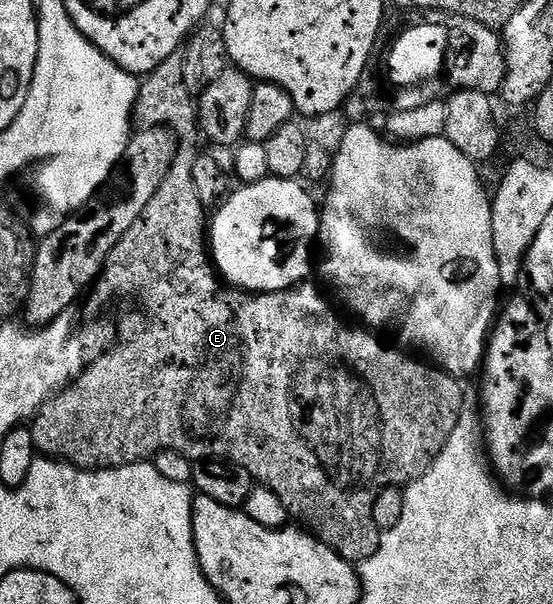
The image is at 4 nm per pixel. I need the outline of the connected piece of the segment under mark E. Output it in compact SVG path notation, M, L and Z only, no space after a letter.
M183 52L173 53L139 82L134 117L144 127L162 125L171 129L176 134L180 146L177 148L168 177L162 183L162 187L158 187L158 195L154 195L154 199L146 203L146 211L142 211L142 215L134 219L134 227L130 227L130 231L126 231L126 235L118 239L114 251L110 251L104 264L104 272L95 282L94 294L96 293L100 301L136 296L140 300L140 309L144 312L144 317L136 317L133 321L126 322L124 330L121 333L119 330L118 333L118 337L121 337L120 345L113 344L101 353L67 389L61 389L37 411L30 422L32 442L36 445L37 454L89 471L120 469L124 465L144 463L155 458L161 449L178 451L178 455L186 455L193 463L209 459L234 461L237 465L246 467L246 471L250 471L253 482L267 485L270 491L274 491L274 495L278 495L278 499L282 499L282 503L286 503L289 518L296 520L297 517L301 526L307 527L312 536L319 541L325 541L335 553L353 563L362 563L370 559L378 551L382 536L382 531L374 523L374 499L378 499L378 495L386 487L404 487L417 481L432 466L442 447L446 447L450 431L458 427L460 412L466 407L464 389L460 386L463 384L435 364L403 348L395 349L394 346L379 341L376 338L379 336L373 330L367 327L355 329L354 326L340 321L339 315L332 310L331 303L312 286L312 283L301 283L277 293L250 293L235 287L220 289L221 278L206 248L206 206L200 202L192 182L194 163L198 156L198 150L192 146L196 137L198 138L198 105L193 93L186 87Z

